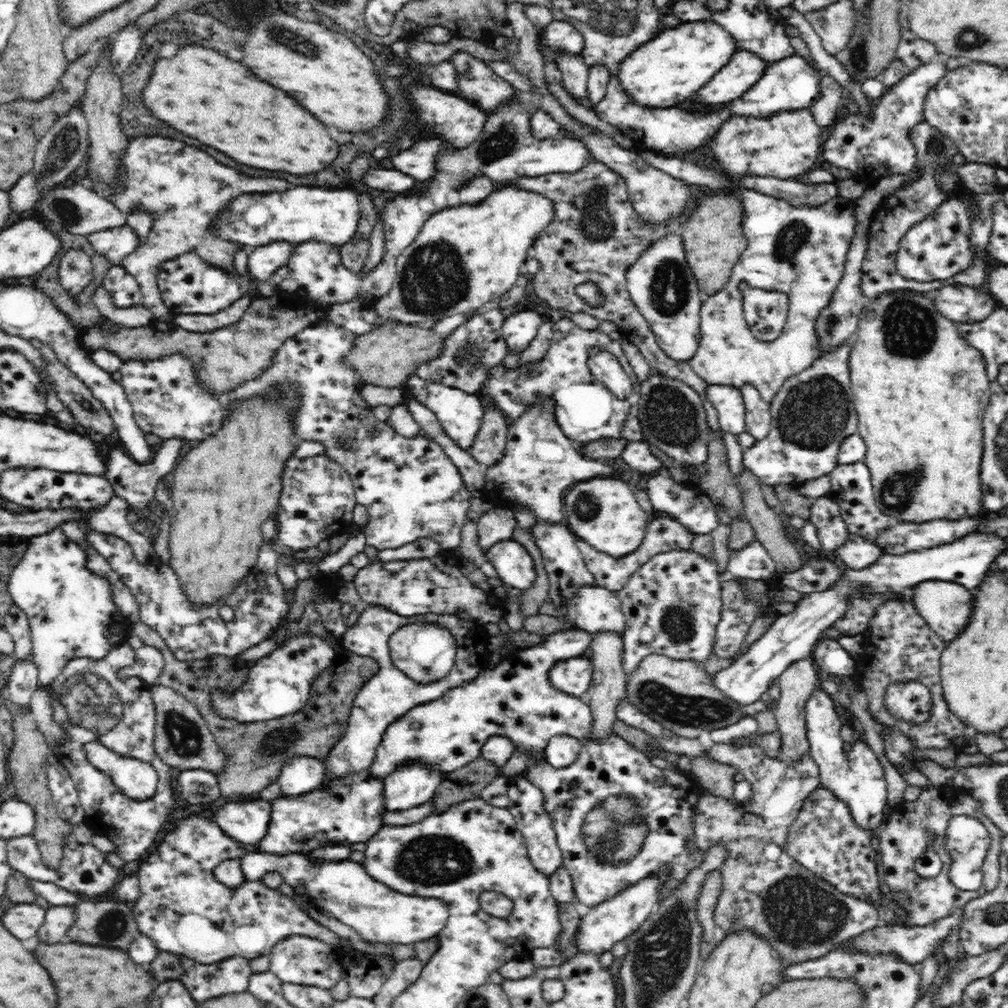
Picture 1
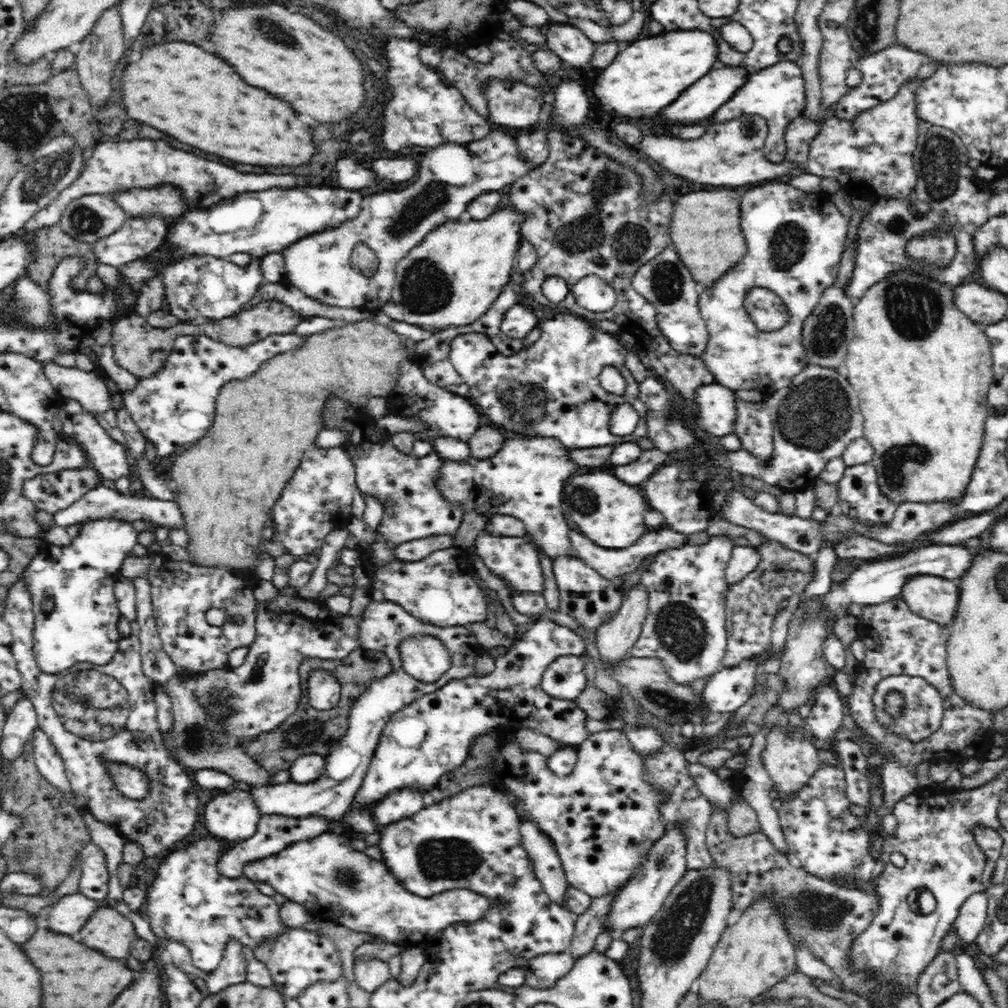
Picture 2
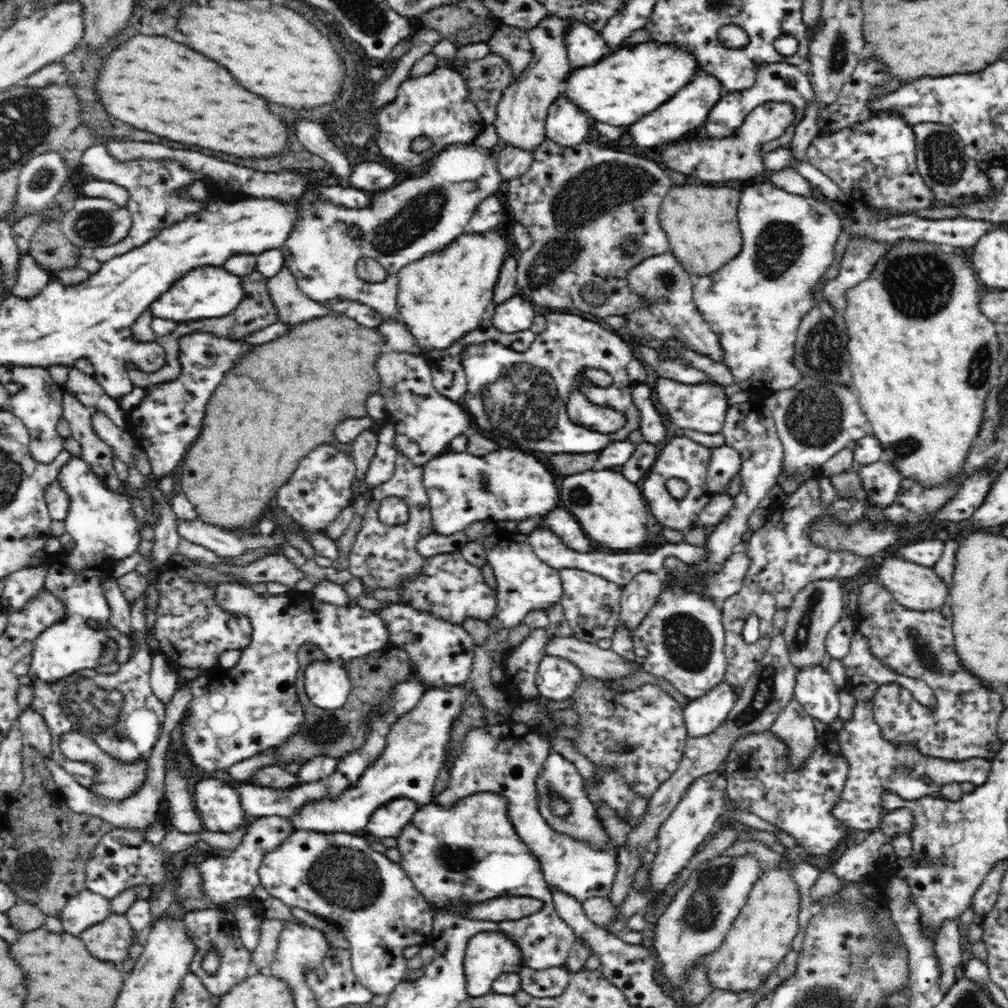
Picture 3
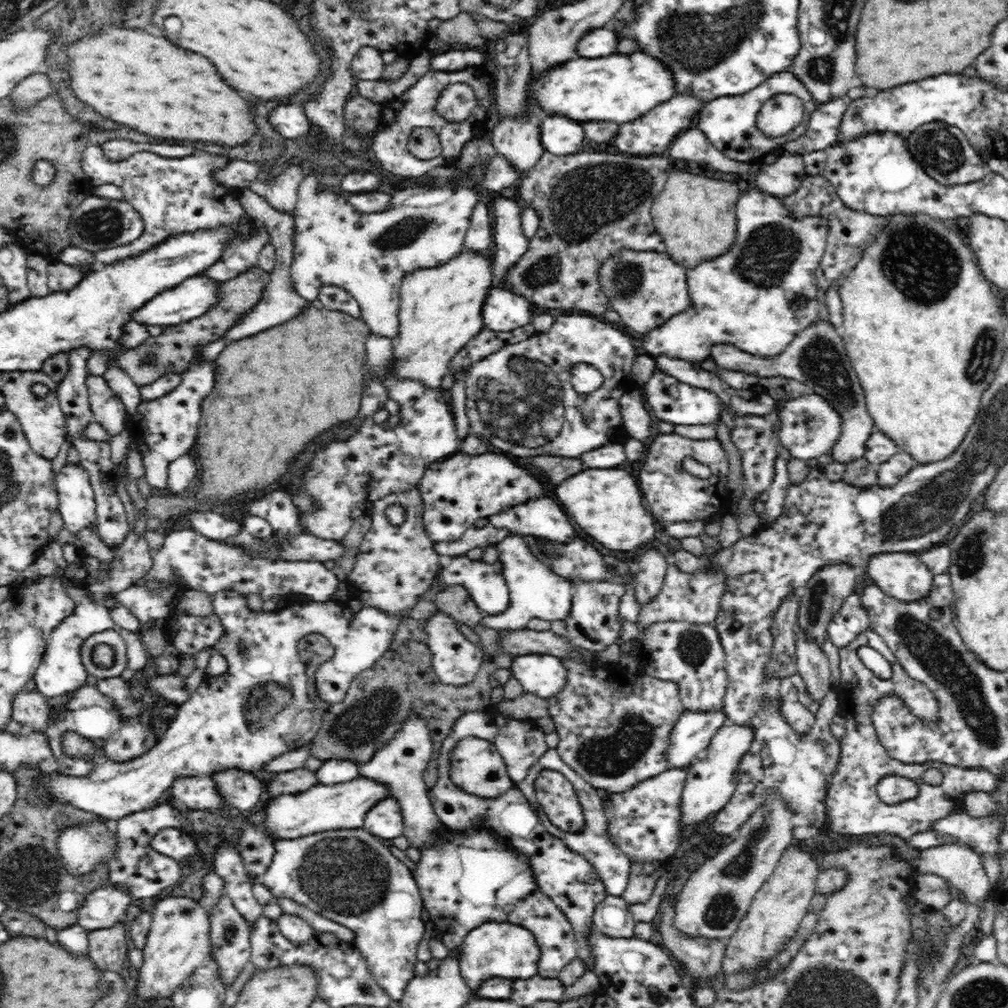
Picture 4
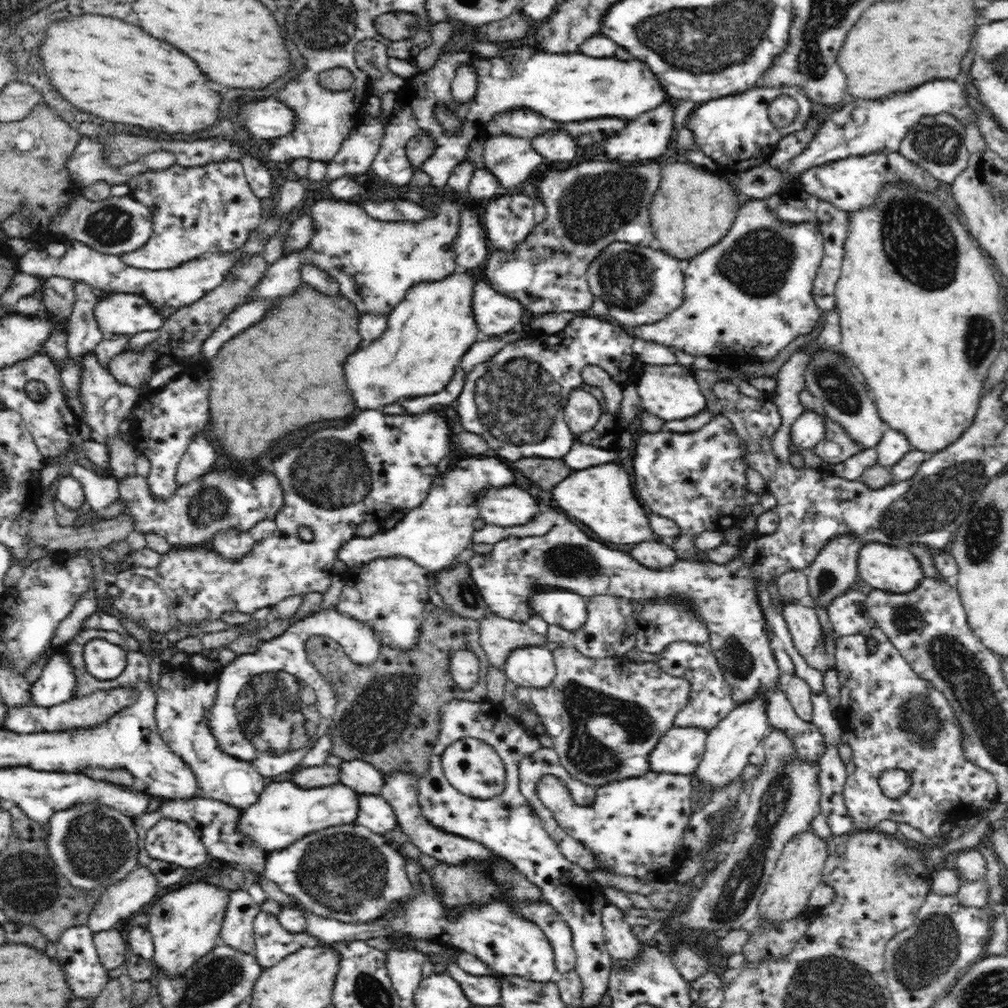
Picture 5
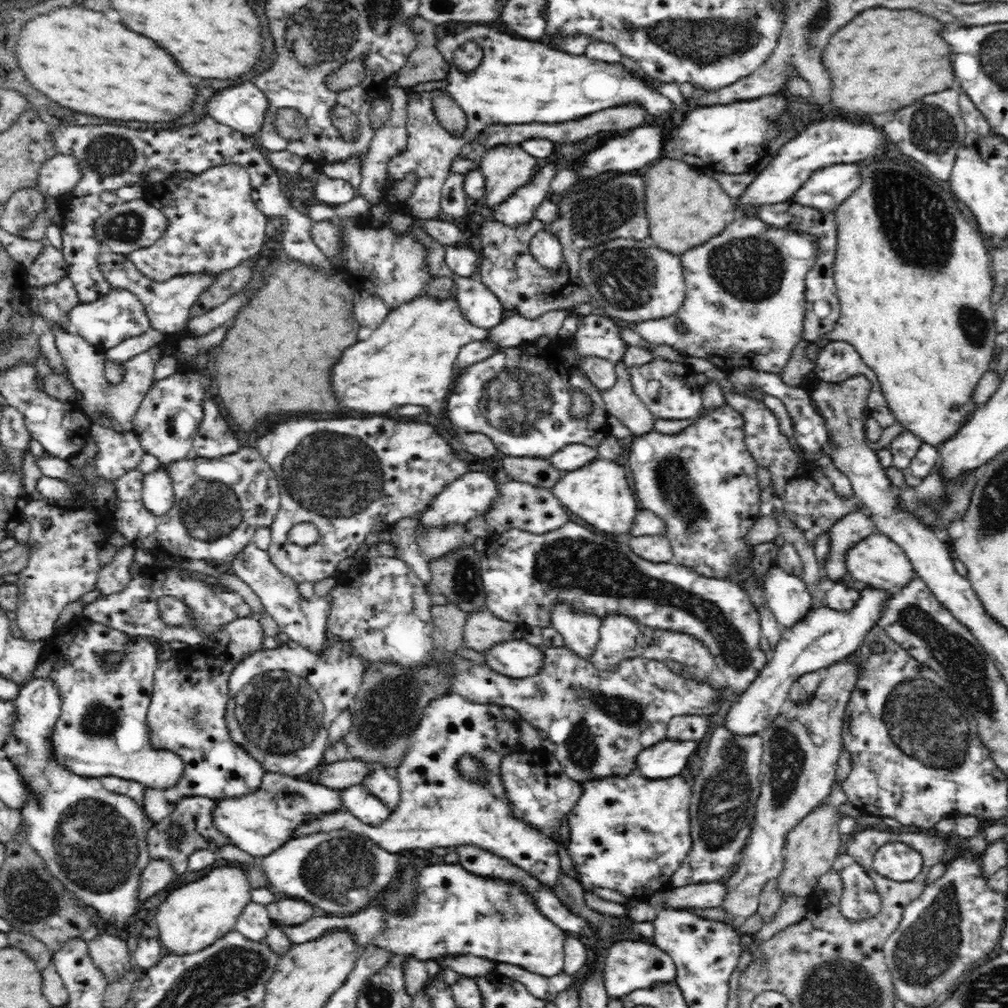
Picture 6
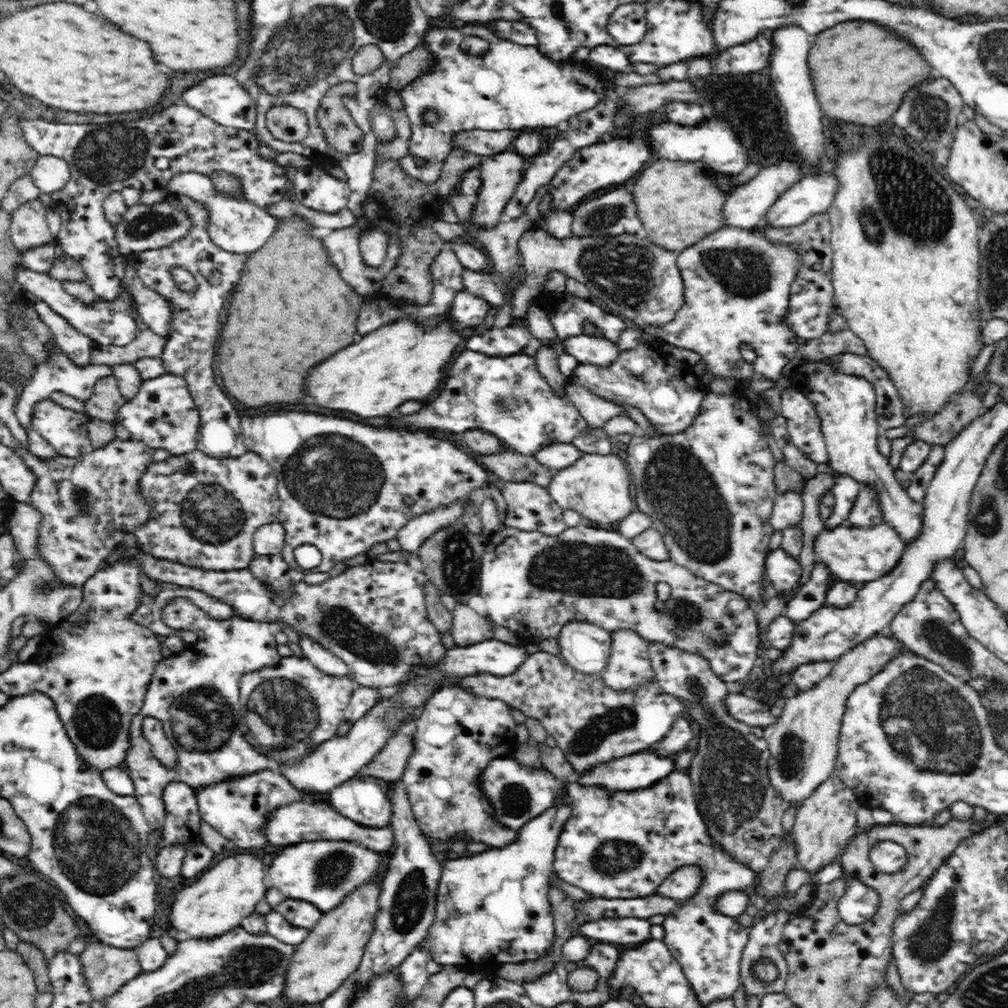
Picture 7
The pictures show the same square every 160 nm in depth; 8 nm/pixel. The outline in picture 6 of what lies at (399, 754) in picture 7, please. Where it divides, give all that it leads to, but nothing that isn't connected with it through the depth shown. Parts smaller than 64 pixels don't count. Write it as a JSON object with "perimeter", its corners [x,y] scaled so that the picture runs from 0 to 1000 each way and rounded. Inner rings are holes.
{"perimeter":[[[355,753],[338,754],[320,759],[315,763],[313,776],[328,783],[339,784],[359,776],[359,772],[376,759],[364,757]]]}

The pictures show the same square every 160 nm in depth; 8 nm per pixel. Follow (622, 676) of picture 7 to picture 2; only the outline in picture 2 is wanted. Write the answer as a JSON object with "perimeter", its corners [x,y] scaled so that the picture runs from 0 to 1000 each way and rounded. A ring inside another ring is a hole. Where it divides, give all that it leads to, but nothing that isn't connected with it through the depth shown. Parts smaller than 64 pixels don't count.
{"perimeter":[[[553,553],[548,560],[549,570],[554,580],[555,606],[567,611],[571,619],[577,619],[579,625],[589,626],[599,619],[597,613],[601,609],[610,609],[614,606],[618,599],[615,582],[599,574],[575,553]]]}

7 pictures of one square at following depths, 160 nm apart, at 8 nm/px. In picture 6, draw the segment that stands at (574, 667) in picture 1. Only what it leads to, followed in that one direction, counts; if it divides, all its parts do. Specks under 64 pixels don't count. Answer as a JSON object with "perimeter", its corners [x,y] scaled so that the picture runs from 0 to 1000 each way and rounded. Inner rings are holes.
{"perimeter":[[[520,634],[493,639],[481,648],[483,660],[506,673],[524,673],[534,669],[539,653],[535,641]]]}

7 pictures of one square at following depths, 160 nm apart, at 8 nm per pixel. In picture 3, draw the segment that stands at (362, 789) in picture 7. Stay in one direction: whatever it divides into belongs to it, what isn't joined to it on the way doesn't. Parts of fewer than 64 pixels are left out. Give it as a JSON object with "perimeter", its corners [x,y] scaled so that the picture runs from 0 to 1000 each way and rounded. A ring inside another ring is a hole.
{"perimeter":[[[394,792],[375,802],[366,812],[363,823],[367,828],[394,831],[417,802],[406,792]]]}

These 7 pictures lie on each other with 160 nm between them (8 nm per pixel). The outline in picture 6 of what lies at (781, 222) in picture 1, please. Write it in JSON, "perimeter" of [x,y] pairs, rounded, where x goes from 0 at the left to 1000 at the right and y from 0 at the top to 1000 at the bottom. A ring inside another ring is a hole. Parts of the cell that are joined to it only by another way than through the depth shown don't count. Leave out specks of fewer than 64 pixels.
{"perimeter":[[[735,211],[728,220],[725,220],[714,234],[706,236],[704,240],[696,242],[696,244],[686,245],[685,248],[676,252],[676,261],[678,264],[681,283],[681,292],[677,304],[673,307],[673,310],[668,313],[660,314],[659,316],[649,316],[640,318],[637,320],[631,320],[629,328],[639,338],[647,340],[649,342],[663,342],[669,343],[673,348],[681,351],[682,354],[692,354],[703,357],[714,367],[726,367],[727,365],[744,364],[750,368],[773,371],[778,363],[784,356],[788,343],[794,339],[798,331],[798,316],[799,316],[799,290],[800,283],[799,278],[802,270],[808,264],[809,254],[811,252],[811,241],[809,240],[809,234],[807,232],[799,232],[788,228],[774,228],[770,229],[768,224],[760,222],[757,218],[754,218],[749,211]],[[671,321],[677,321],[681,325],[679,331],[671,329]]]}

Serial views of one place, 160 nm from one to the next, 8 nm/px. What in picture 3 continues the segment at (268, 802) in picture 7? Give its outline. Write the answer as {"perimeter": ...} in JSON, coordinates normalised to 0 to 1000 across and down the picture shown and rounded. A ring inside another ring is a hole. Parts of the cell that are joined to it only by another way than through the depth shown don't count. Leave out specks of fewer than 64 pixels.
{"perimeter":[[[463,677],[440,680],[423,686],[409,706],[403,707],[386,723],[378,750],[359,770],[331,793],[310,794],[287,813],[294,823],[313,826],[352,826],[361,822],[367,810],[394,792],[406,792],[415,800],[428,798],[433,771],[446,749],[443,744],[448,717],[455,712],[463,692]]]}

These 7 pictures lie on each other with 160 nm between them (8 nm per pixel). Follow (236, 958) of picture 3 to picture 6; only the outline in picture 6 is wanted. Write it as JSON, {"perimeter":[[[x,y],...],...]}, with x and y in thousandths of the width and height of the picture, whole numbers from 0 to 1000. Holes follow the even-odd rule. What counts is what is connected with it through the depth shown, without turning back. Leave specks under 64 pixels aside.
{"perimeter":[[[249,893],[242,902],[239,909],[232,917],[232,924],[238,924],[243,931],[251,935],[260,935],[264,930],[264,925],[268,923],[268,909],[262,898],[253,896]]]}

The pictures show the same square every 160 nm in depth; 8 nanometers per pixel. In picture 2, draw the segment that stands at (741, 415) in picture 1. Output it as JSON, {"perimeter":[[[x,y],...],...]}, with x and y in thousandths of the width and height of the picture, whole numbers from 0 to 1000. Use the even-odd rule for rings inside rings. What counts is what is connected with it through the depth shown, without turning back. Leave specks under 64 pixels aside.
{"perimeter":[[[711,380],[694,383],[690,387],[690,402],[694,405],[690,423],[712,434],[726,431],[732,396],[730,389],[720,383]]]}

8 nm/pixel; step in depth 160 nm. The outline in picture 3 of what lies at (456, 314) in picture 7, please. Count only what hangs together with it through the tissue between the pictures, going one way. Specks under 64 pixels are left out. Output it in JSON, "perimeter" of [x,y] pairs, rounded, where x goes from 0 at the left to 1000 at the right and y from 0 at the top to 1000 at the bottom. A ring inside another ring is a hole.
{"perimeter":[[[516,292],[490,305],[488,320],[494,328],[509,331],[525,327],[530,319],[530,313],[535,310],[529,301]]]}

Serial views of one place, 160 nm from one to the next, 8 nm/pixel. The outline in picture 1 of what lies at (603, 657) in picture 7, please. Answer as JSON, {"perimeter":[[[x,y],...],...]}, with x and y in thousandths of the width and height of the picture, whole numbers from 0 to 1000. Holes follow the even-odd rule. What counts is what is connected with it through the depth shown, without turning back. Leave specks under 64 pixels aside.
{"perimeter":[[[508,534],[488,541],[482,547],[482,555],[490,563],[492,572],[501,581],[524,585],[532,575],[530,555],[524,545]]]}

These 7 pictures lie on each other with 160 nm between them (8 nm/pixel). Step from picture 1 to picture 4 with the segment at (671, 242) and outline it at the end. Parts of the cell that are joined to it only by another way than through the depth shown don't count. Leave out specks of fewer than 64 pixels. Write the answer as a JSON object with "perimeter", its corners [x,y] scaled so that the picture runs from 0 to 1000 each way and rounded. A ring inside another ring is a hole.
{"perimeter":[[[621,247],[600,257],[593,275],[606,306],[614,312],[614,322],[630,333],[641,333],[686,304],[681,269],[662,250]],[[815,316],[809,318],[807,322],[792,330],[788,338],[780,343],[778,349],[762,357],[736,349],[726,342],[707,342],[703,356],[707,357],[712,365],[722,368],[748,370],[753,374],[777,373],[796,379],[803,390],[812,391],[823,398],[823,402],[835,414],[833,435],[823,448],[826,458],[839,461],[856,453],[859,437],[866,430],[865,414],[859,408],[857,387],[842,358],[836,334],[831,332],[831,328],[825,323],[823,317],[821,319]]]}

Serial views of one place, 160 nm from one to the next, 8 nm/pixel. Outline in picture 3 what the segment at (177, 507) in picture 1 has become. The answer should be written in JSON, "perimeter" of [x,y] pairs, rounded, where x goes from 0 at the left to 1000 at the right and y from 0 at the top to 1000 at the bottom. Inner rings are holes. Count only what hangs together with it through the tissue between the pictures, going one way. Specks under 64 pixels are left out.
{"perimeter":[[[327,312],[294,323],[286,333],[260,341],[238,357],[232,367],[221,373],[208,395],[196,435],[188,442],[188,448],[176,464],[179,486],[192,500],[192,507],[198,510],[196,515],[236,529],[253,527],[258,510],[275,492],[276,485],[292,470],[296,456],[300,456],[313,442],[329,438],[331,427],[339,417],[366,413],[363,397],[369,391],[377,391],[378,375],[373,372],[372,360],[385,346],[373,324],[363,324],[343,313]],[[319,327],[331,327],[321,355]]]}

